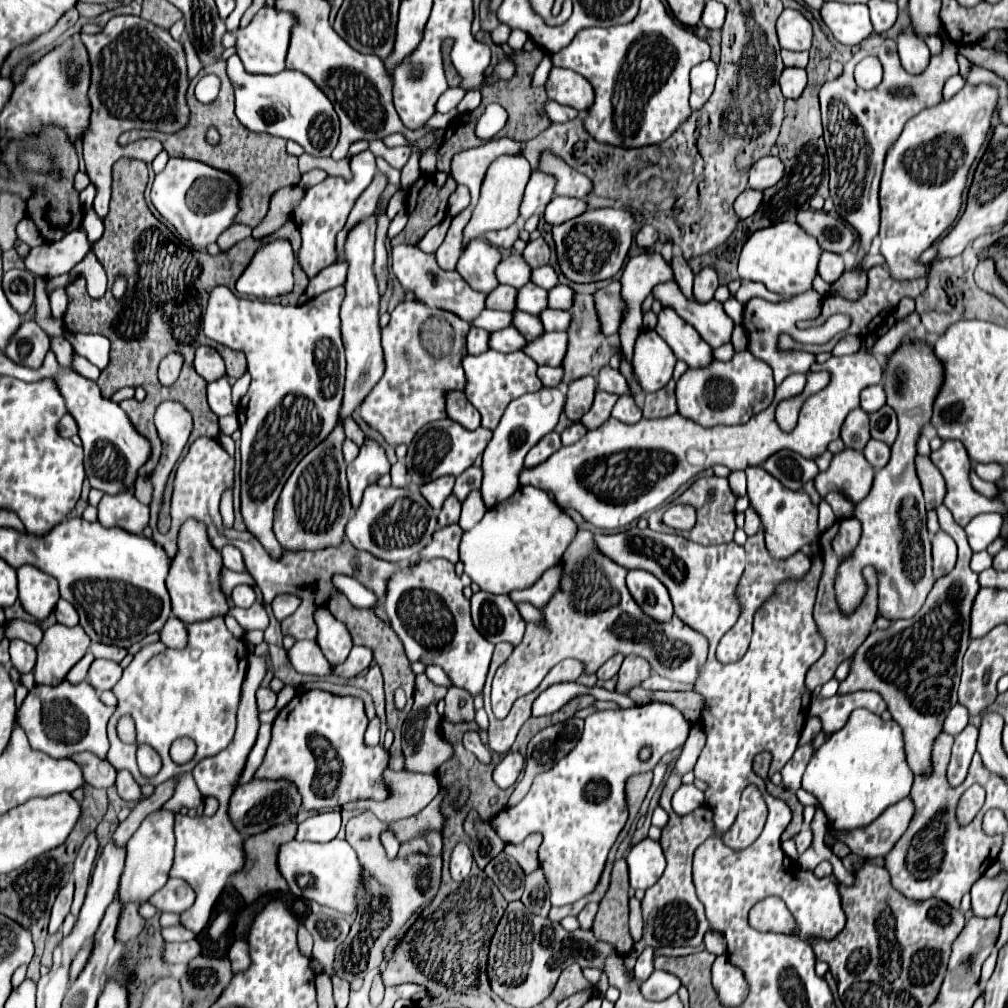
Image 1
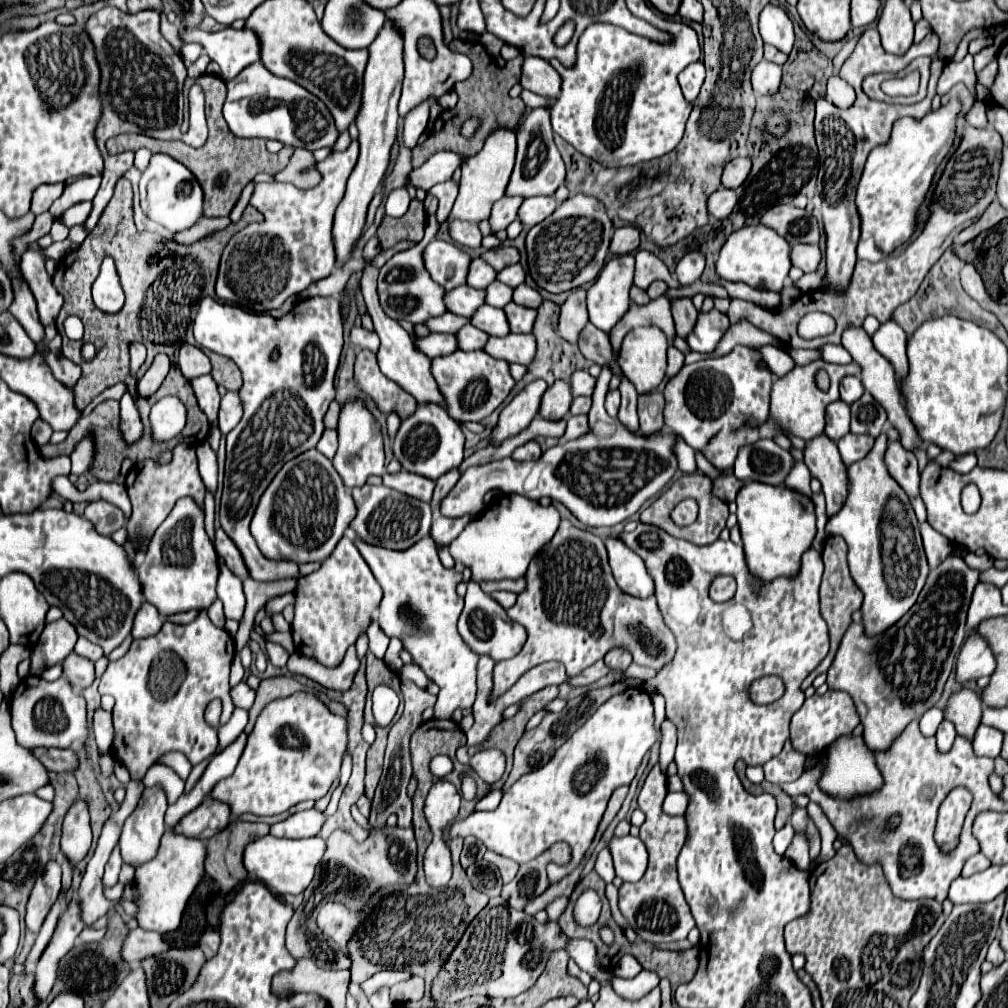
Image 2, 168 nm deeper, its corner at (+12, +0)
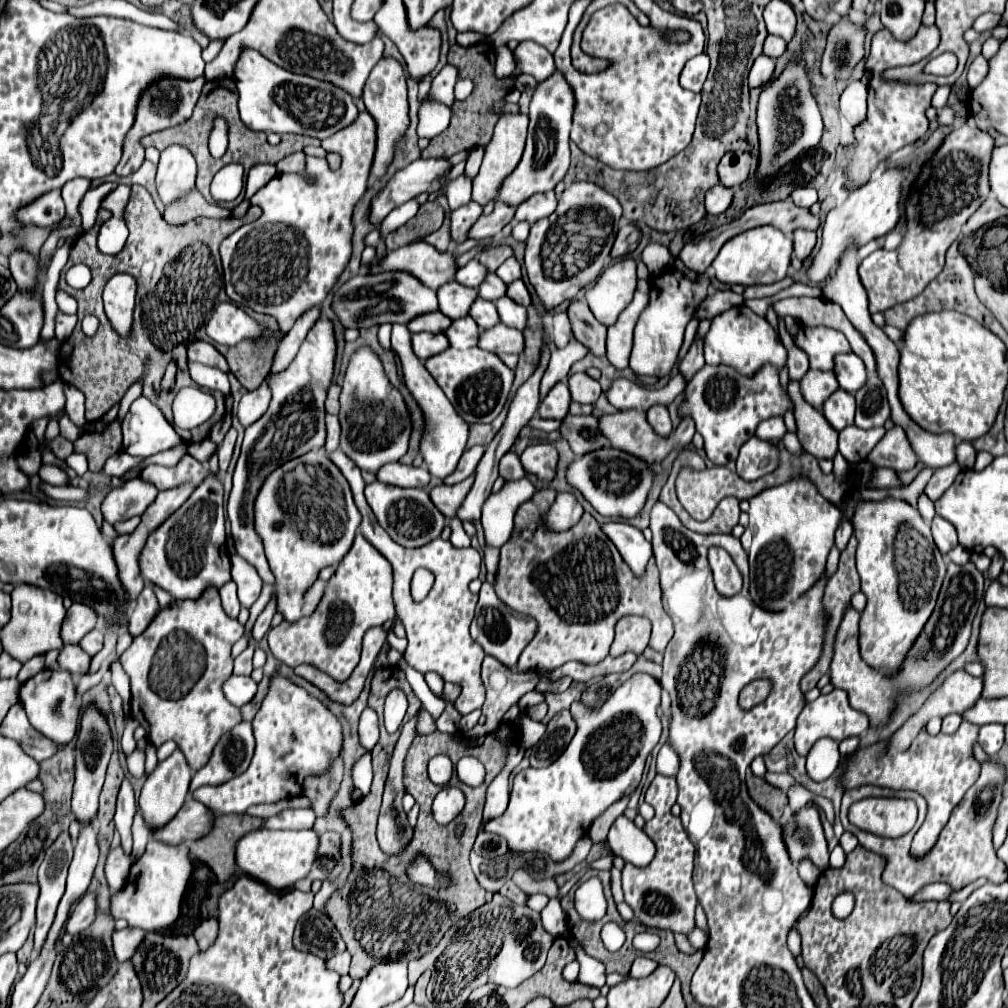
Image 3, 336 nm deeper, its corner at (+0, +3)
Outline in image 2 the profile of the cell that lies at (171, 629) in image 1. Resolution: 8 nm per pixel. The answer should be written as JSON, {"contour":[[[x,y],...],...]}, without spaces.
{"contour":[[[142,602],[140,612],[134,618],[134,626],[132,626],[132,638],[144,638],[144,636],[154,636],[156,630],[162,628],[162,618],[156,610],[156,606]]]}

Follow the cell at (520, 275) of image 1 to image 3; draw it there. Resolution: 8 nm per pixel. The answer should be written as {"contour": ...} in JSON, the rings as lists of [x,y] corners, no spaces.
{"contour":[[[474,257],[470,263],[466,263],[464,267],[458,269],[456,281],[460,281],[462,285],[468,285],[468,287],[478,287],[482,283],[484,275],[488,275],[488,269],[484,269],[484,265],[480,265],[478,257]]]}

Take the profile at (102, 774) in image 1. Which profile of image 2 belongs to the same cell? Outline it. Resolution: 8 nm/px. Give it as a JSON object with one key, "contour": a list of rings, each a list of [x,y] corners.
{"contour":[[[32,748],[30,750],[48,770],[64,772],[74,770],[78,766],[78,758],[72,750],[58,750],[58,748]]]}

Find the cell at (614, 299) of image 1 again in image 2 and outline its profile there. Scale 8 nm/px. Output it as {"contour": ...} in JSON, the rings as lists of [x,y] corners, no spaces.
{"contour":[[[578,288],[560,306],[558,336],[564,338],[570,344],[576,344],[576,334],[580,334],[580,328],[584,328],[584,324],[588,322],[588,312],[586,312],[584,296],[586,296],[586,290]]]}

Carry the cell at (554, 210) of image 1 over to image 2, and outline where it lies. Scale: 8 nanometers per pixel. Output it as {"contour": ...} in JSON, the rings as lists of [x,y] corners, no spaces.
{"contour":[[[554,196],[528,198],[528,200],[522,202],[522,206],[520,206],[520,210],[518,210],[518,220],[520,220],[524,226],[540,224],[546,216],[552,214],[554,208],[556,208]]]}

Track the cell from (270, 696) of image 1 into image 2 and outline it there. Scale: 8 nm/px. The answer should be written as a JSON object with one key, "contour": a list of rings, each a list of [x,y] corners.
{"contour":[[[240,682],[238,686],[230,688],[230,696],[232,696],[232,702],[234,702],[236,708],[248,710],[254,702],[254,690],[246,682]]]}

